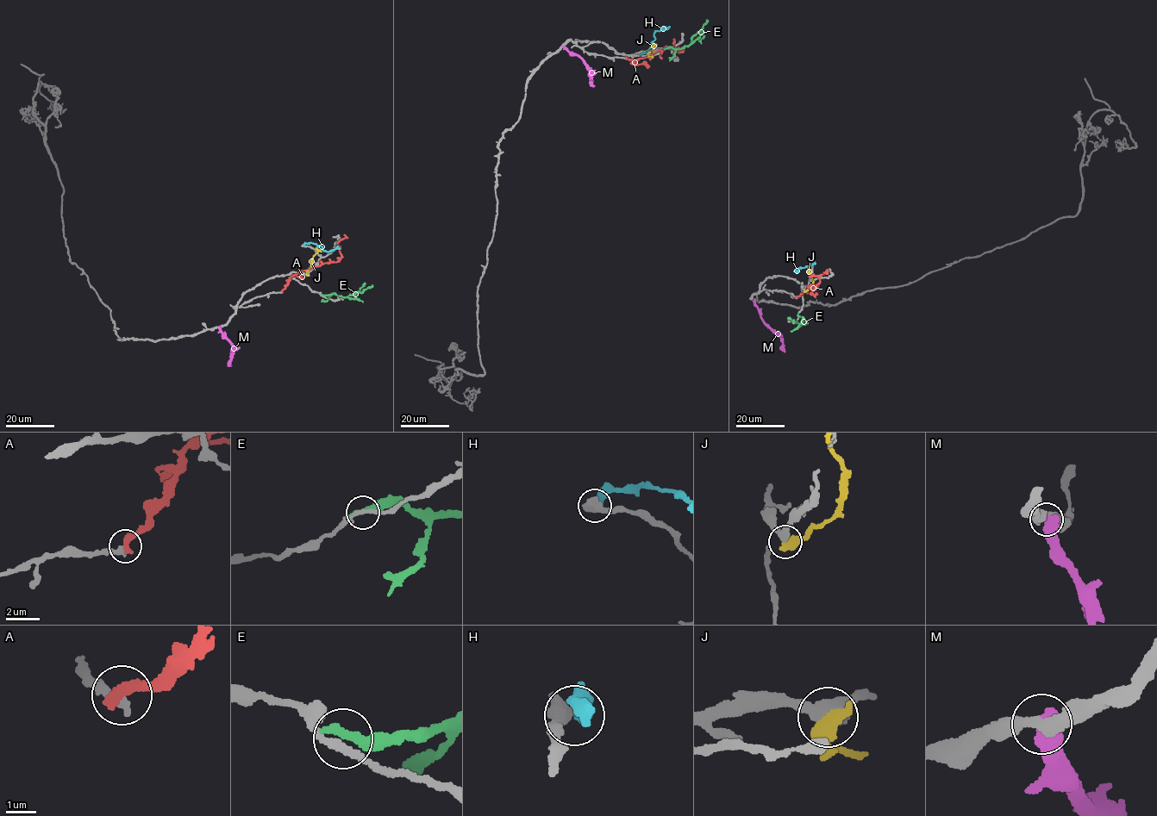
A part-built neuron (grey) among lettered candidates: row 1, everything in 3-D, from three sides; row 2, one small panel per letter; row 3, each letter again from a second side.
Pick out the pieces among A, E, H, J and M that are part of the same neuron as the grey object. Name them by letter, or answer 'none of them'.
none of them

